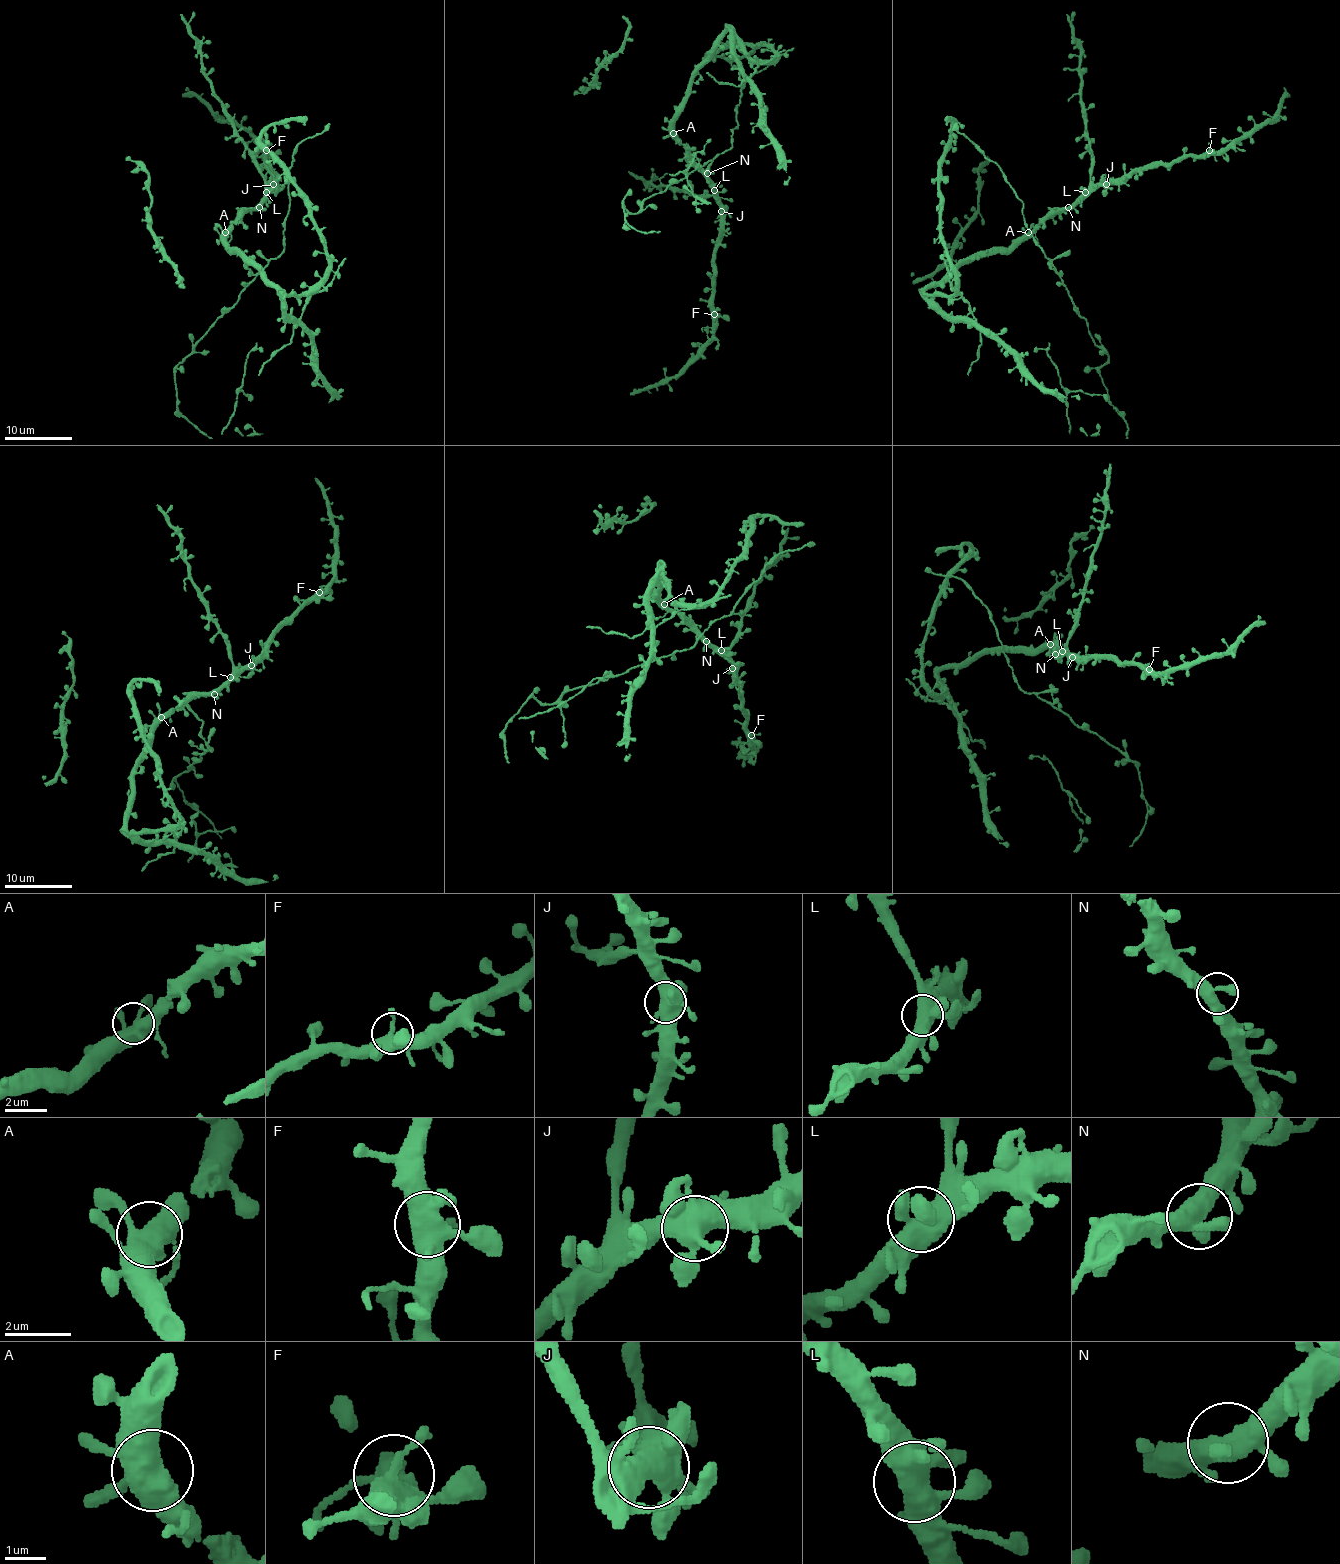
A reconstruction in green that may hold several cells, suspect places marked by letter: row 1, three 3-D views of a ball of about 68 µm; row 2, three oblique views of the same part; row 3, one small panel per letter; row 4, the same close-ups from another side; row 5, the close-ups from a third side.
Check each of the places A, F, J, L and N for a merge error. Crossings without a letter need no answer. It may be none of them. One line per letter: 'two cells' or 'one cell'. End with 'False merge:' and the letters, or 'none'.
A: one cell
F: one cell
J: one cell
L: one cell
N: one cell
False merge: none

